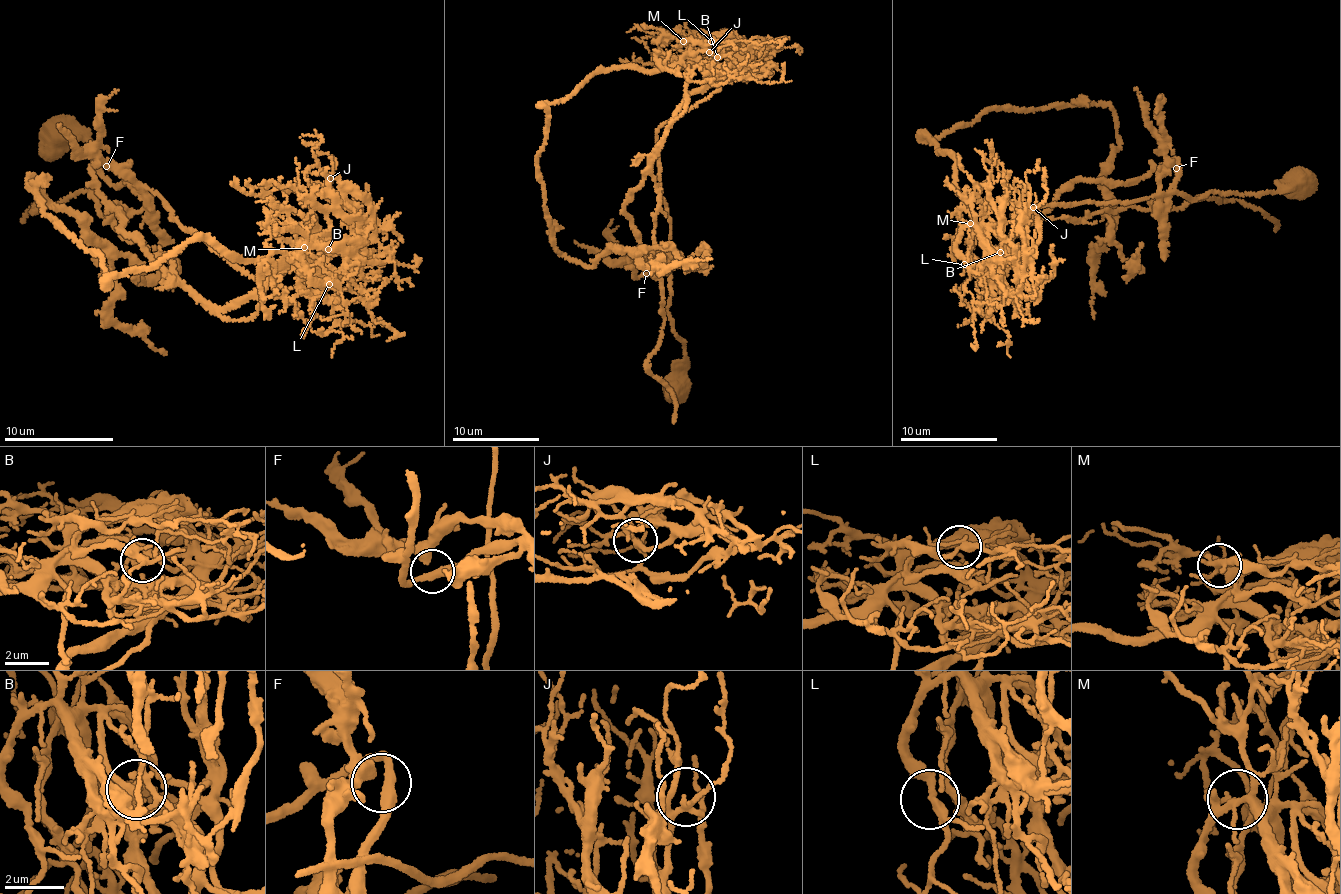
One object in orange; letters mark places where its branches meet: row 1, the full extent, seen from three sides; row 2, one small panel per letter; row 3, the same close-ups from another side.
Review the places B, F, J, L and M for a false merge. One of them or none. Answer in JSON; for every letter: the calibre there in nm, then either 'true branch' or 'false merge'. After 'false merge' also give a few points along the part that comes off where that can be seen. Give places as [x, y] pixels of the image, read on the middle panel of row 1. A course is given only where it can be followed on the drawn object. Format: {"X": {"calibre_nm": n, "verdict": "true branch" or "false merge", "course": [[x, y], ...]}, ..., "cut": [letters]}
{"B": {"calibre_nm": 260, "verdict": "false merge", "course": [[716, 56], [590, 74], [545, 105], [538, 158], [567, 257], [712, 259]]}, "F": {"calibre_nm": 340, "verdict": "true branch"}, "J": {"calibre_nm": 140, "verdict": "true branch"}, "L": {"calibre_nm": 200, "verdict": "true branch"}, "M": {"calibre_nm": 280, "verdict": "true branch"}, "cut": ["B"]}

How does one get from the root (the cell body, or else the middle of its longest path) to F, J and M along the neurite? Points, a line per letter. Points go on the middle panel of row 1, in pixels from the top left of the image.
F: (675, 388), (681, 378), (685, 341), (674, 331), (674, 320), (668, 313), (669, 271), (665, 266), (646, 273)
J: (675, 388), (685, 341), (668, 313), (671, 218), (656, 129), (712, 95), (751, 54), (709, 52)
M: (675, 388), (685, 341), (668, 313), (671, 218), (660, 195), (656, 129), (712, 95), (724, 75), (683, 41)

